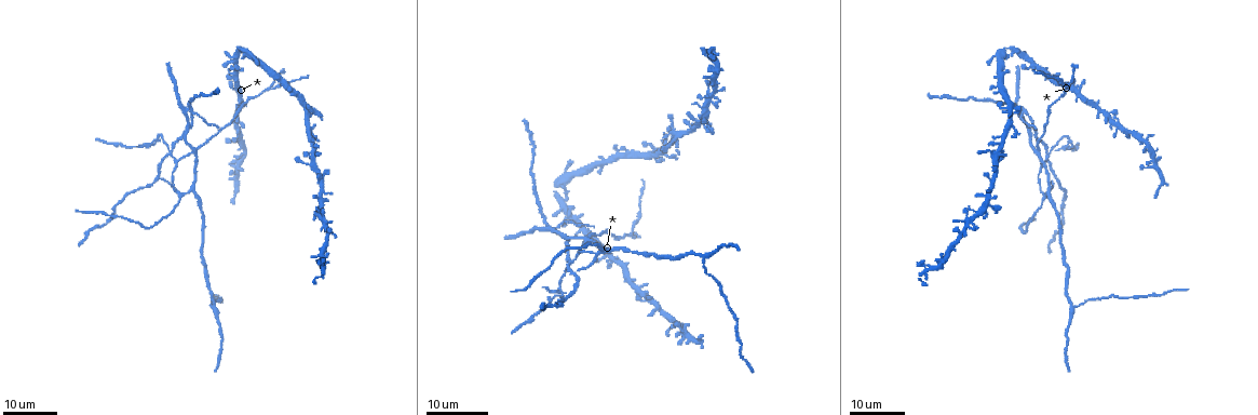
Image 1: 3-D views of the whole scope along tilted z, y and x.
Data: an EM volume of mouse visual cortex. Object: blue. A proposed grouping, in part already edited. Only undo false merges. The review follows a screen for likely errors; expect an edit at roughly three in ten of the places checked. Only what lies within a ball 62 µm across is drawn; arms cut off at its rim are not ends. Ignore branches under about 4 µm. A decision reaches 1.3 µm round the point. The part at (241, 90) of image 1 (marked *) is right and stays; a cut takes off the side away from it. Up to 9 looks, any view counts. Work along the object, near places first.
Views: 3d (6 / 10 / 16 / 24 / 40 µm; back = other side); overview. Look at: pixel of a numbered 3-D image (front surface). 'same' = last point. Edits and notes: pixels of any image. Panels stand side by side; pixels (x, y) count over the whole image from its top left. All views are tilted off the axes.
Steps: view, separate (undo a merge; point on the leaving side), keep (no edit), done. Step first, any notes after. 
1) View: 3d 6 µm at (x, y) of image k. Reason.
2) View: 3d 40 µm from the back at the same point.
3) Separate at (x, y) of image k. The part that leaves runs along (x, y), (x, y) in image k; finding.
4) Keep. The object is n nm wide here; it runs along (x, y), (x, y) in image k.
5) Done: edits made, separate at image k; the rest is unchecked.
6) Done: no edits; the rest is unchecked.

View: 3d 24 µm at (271, 89) of image 1. Branch point.

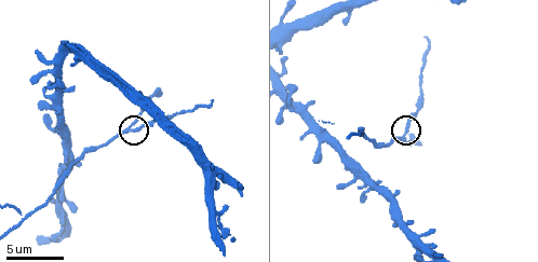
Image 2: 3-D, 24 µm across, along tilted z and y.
View: 3d 6 µm at (128, 131) of image 2.

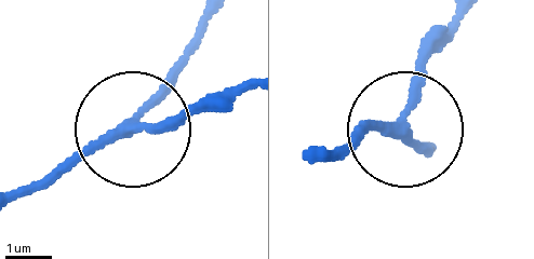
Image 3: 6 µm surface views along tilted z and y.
Keep. The object is 210 nm wide here; continuous, no second cell.

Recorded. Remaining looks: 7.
View: 3d 16 µm at (194, 151) of image 1. Four-way junction.

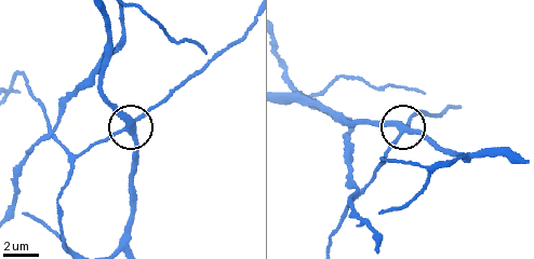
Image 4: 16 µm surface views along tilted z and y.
View: 3d 10 µm at (133, 119) of image 4. Closer look.

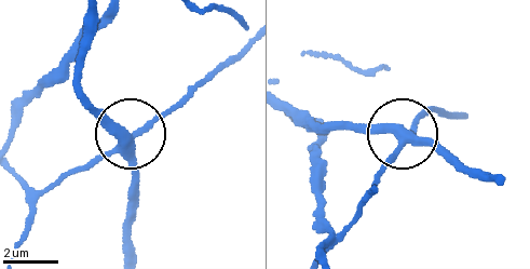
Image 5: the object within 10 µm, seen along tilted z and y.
Keep. 4 arms meet here; it runs along (457, 116), (423, 115), (401, 137), (388, 167) in image 5; continuous, no second cell.

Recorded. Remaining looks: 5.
View: 3d 16 µm at (1046, 153) of image 1. Looks like a crossing.

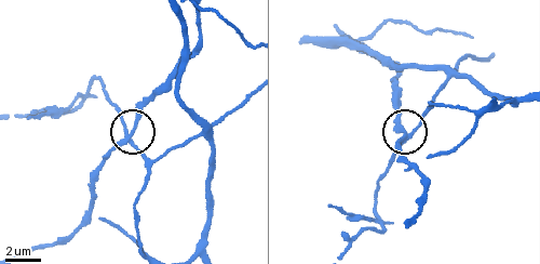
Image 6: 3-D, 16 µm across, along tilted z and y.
View: 3d 10 µm at (130, 134) of image 6.

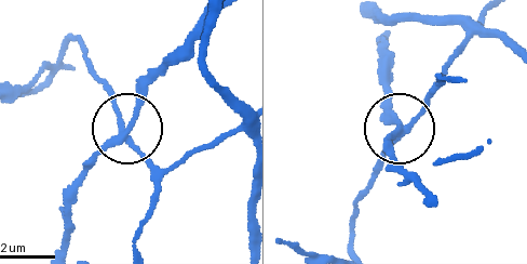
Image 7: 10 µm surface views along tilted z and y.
Separate at (145, 97) of image 7. The object is 210 nm wide here; the part that leaves runs along (125, 132), (137, 98), (163, 75), (205, 13) in image 7; two cells meet here.

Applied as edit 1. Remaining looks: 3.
View: 3d 24 µm at (155, 138) of image 1. Two arms at a narrow angle.

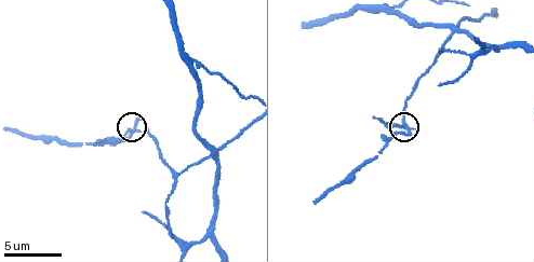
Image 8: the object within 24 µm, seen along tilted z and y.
View: 3d 6 µm at (130, 129) of image 8.

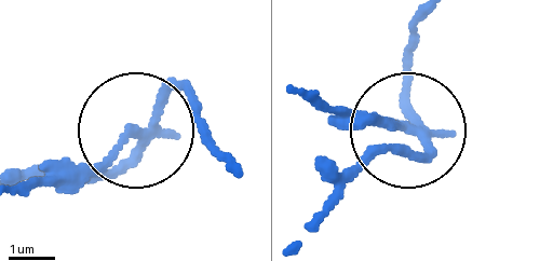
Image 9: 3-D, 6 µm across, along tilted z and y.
View: 3d 6 µm from the back at (413, 132) of image 9.

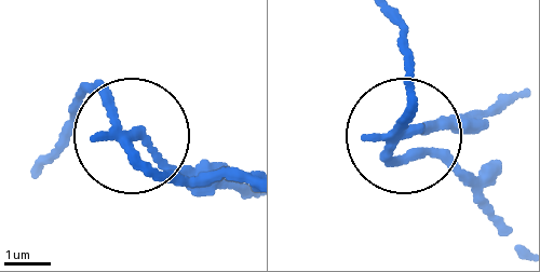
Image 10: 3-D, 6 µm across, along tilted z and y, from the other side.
Separate at (429, 128) of image 10. The side arm is 5 µm long; the part that leaves runs along (402, 134), (473, 130), (511, 100) in image 10; a second cell is stuck on.

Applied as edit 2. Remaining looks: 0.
Done: edits made, separate at image 7, separate at image 10; the rest is unchecked.

